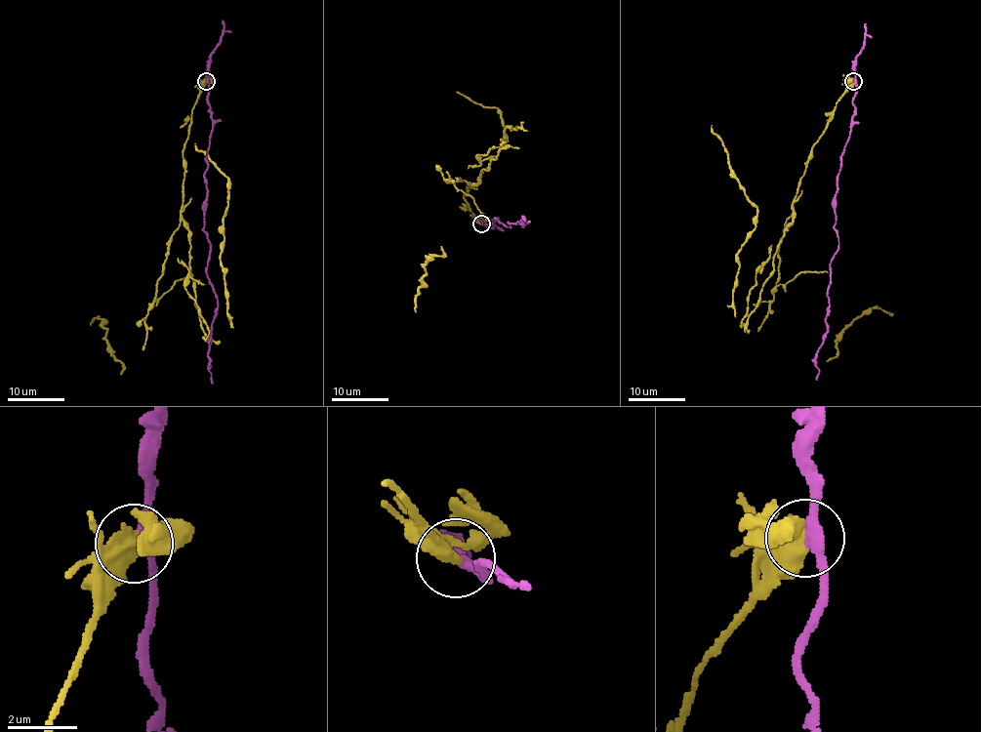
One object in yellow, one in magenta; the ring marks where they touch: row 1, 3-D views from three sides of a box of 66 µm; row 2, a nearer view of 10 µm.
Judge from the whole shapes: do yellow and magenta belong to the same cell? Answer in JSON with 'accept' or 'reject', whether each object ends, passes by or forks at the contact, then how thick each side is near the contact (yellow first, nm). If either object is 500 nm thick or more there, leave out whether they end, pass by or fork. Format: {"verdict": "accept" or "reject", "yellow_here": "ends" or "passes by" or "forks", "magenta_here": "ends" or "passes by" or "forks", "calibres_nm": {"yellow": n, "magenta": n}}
{"verdict": "reject", "yellow_here": "passes by", "magenta_here": "passes by", "calibres_nm": {"yellow": 400, "magenta": 280}}

